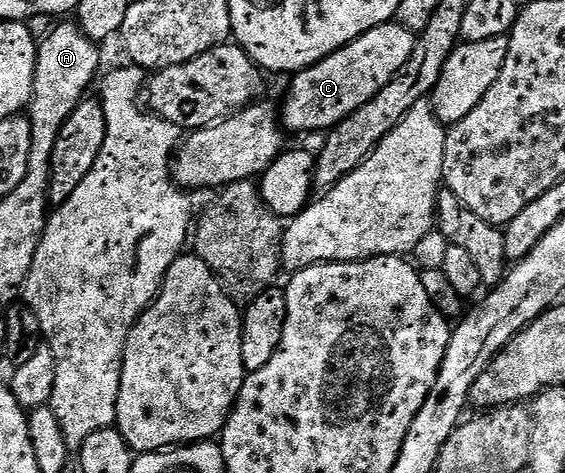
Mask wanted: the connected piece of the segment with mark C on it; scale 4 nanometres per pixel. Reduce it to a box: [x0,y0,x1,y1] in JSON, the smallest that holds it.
[281,21,416,133]

